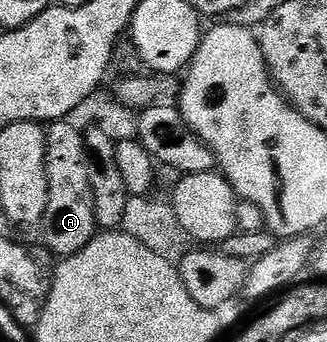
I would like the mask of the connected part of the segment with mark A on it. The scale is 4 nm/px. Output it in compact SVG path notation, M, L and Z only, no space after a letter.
M70 119L57 120L46 125L47 185L49 198L45 218L41 225L42 243L56 257L77 254L97 235L95 211L93 210L93 186L89 186L87 147L85 135Z

